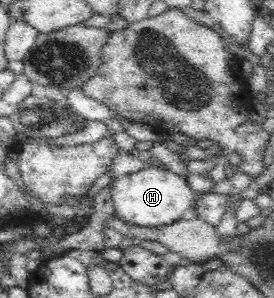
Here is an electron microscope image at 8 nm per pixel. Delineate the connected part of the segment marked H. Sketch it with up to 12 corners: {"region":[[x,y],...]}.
{"region":[[156,165],[118,177],[115,216],[140,227],[187,217],[183,176]]}

